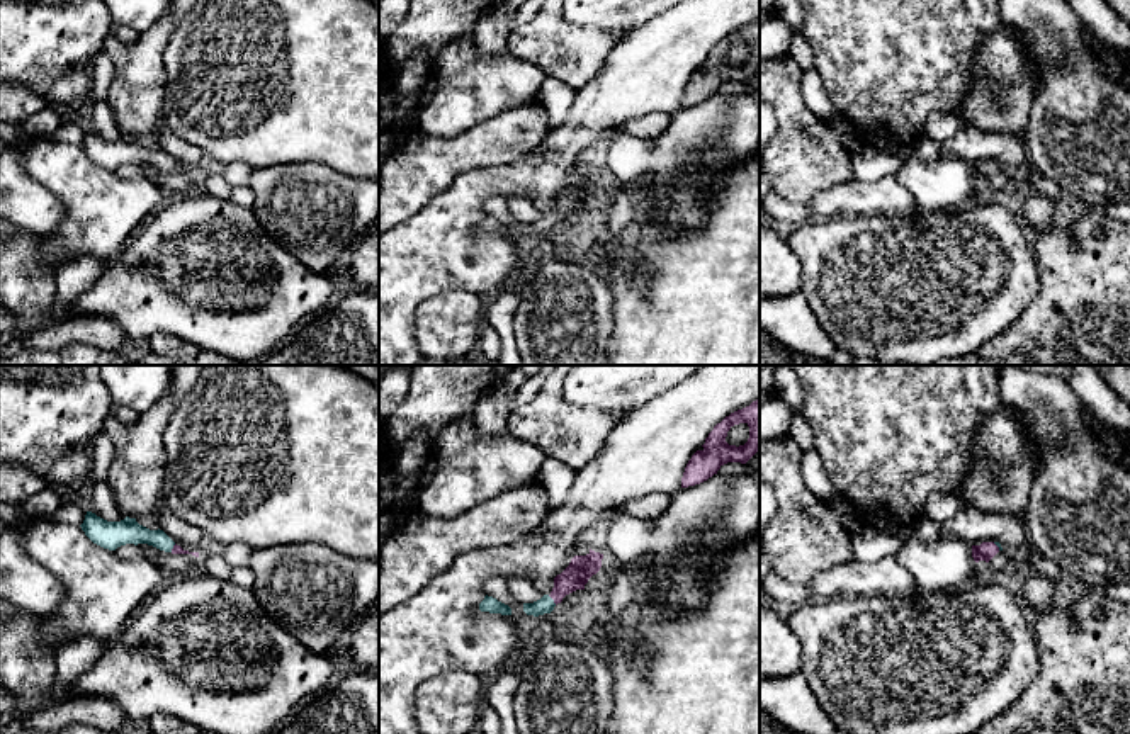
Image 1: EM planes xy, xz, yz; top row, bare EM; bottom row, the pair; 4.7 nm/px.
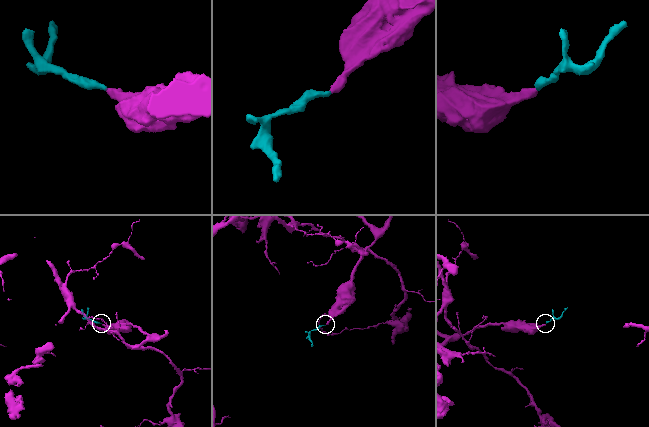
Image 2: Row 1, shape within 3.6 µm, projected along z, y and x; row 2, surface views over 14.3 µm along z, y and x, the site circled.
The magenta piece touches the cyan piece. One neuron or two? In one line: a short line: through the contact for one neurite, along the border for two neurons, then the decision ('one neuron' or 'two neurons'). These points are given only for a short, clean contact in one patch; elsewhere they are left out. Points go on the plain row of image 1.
line xz (581, 187), (553, 218), (546, 223); one neuron

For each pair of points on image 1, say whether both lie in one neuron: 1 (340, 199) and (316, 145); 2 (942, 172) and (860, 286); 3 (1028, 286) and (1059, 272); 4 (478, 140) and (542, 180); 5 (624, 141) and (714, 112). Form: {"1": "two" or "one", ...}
{"1": "two", "2": "two", "3": "two", "4": "two", "5": "one"}

